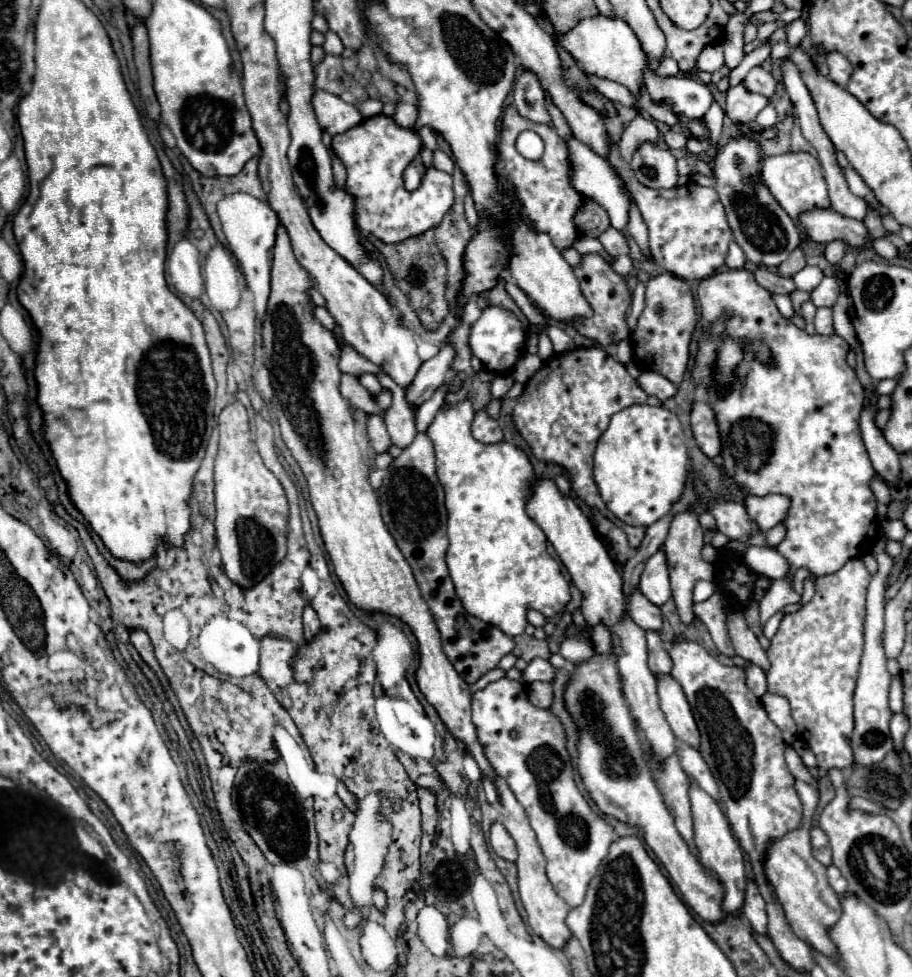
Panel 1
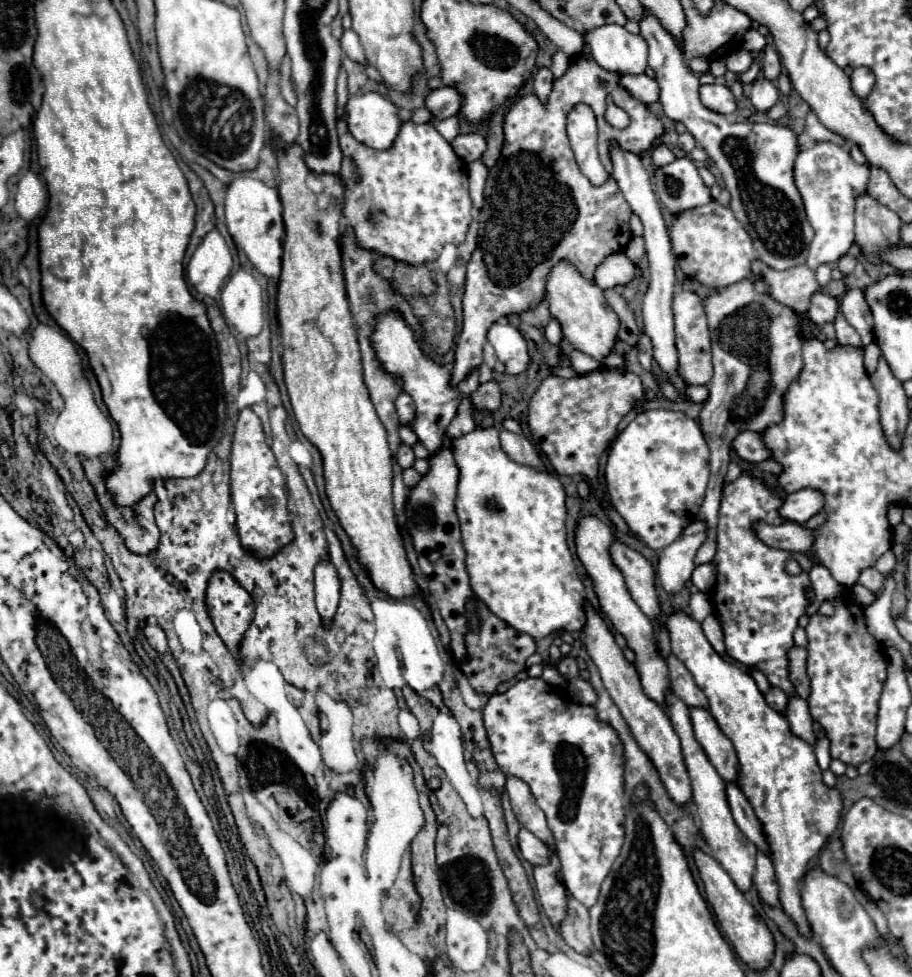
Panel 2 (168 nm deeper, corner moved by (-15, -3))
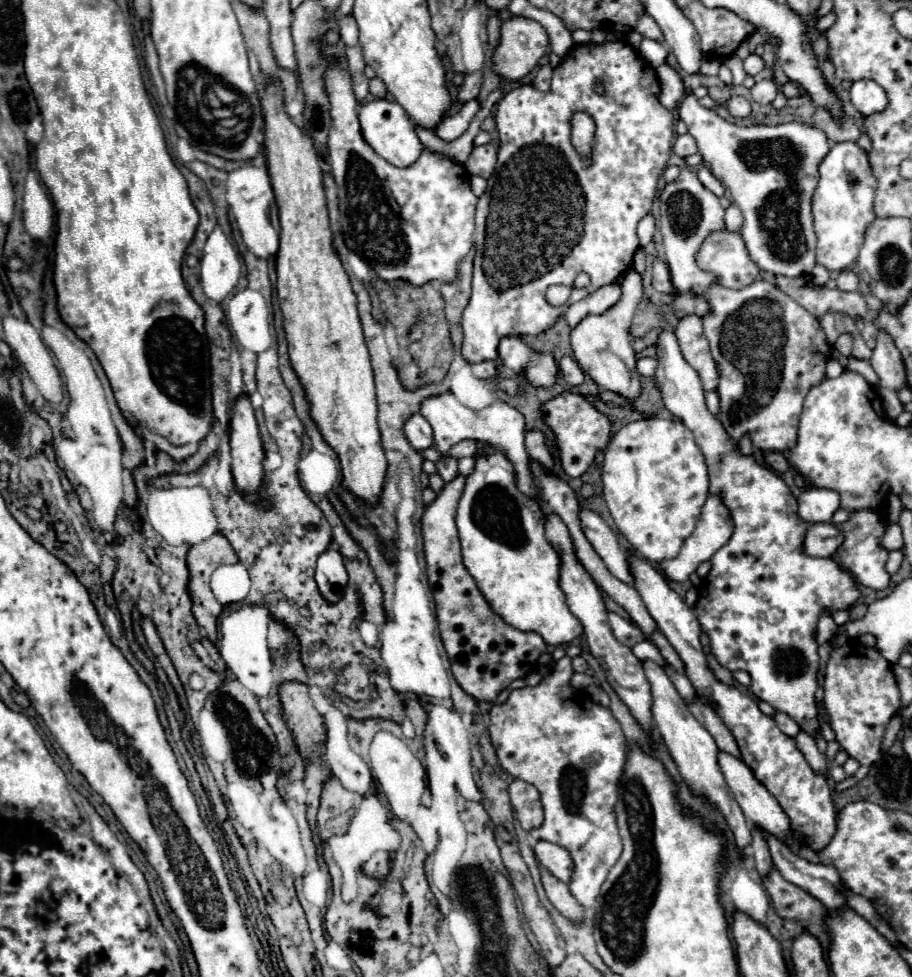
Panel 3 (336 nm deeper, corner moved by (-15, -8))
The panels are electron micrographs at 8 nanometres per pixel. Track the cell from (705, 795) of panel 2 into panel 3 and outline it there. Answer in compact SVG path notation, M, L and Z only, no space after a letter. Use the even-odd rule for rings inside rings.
M644 660L644 672L646 672L646 680L650 684L650 692L652 692L652 720L656 724L656 728L660 730L662 738L666 740L666 746L682 774L682 778L688 782L690 790L696 794L704 794L714 806L720 808L720 812L724 814L736 846L738 848L746 848L750 844L750 824L744 818L740 806L736 804L724 774L718 766L718 746L714 742L714 738L708 734L708 730L692 716L692 712L688 710L684 698L678 694L678 690L674 688L672 680L668 678L668 674L662 670L662 666L658 666L652 660Z

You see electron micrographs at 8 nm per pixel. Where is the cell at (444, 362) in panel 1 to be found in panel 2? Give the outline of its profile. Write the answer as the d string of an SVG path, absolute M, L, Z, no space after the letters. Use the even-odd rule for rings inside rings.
M576 55L566 75L554 81L546 105L542 105L536 95L524 95L506 113L504 149L486 181L486 201L478 213L478 247L468 263L464 327L456 343L452 387L480 367L486 333L496 319L510 313L522 313L542 301L546 277L554 263L568 259L588 281L592 281L594 269L608 255L622 251L632 239L628 227L632 209L612 177L608 149L614 141L622 149L640 155L660 139L662 123L644 103L618 87L618 77L620 75L598 67L594 59ZM606 99L612 99L618 107L626 109L630 115L630 125L626 129L614 129L604 119L608 107ZM578 103L592 107L598 121L598 155L604 169L610 173L606 183L598 187L582 175L566 133L566 115Z

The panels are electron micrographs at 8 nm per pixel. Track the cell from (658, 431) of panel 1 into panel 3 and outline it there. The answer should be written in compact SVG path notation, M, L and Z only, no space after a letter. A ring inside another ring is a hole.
M642 418L626 424L612 436L604 452L602 484L604 500L624 538L642 558L650 562L664 562L678 556L684 540L692 534L700 518L708 496L708 468L700 448L694 442L694 434L680 420Z

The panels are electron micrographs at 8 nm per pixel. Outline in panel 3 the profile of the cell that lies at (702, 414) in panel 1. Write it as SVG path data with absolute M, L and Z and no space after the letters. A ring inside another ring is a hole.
M766 452L764 454L764 460L776 470L776 472L786 472L788 468L790 468L790 464L788 464L788 460L786 460L786 456L784 454L780 454L780 452Z

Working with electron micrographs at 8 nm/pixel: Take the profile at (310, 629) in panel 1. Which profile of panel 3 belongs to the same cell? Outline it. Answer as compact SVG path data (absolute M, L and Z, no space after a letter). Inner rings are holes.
M330 546L318 558L316 584L328 602L338 602L344 594L346 582L348 582L348 574L344 568L344 560L342 560L338 548Z

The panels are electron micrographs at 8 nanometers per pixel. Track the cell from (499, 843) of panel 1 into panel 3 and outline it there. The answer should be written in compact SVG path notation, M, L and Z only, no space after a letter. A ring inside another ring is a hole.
M538 842L536 848L536 858L538 862L548 868L556 878L560 878L562 882L570 884L572 878L572 856L566 848L552 844L552 842Z

